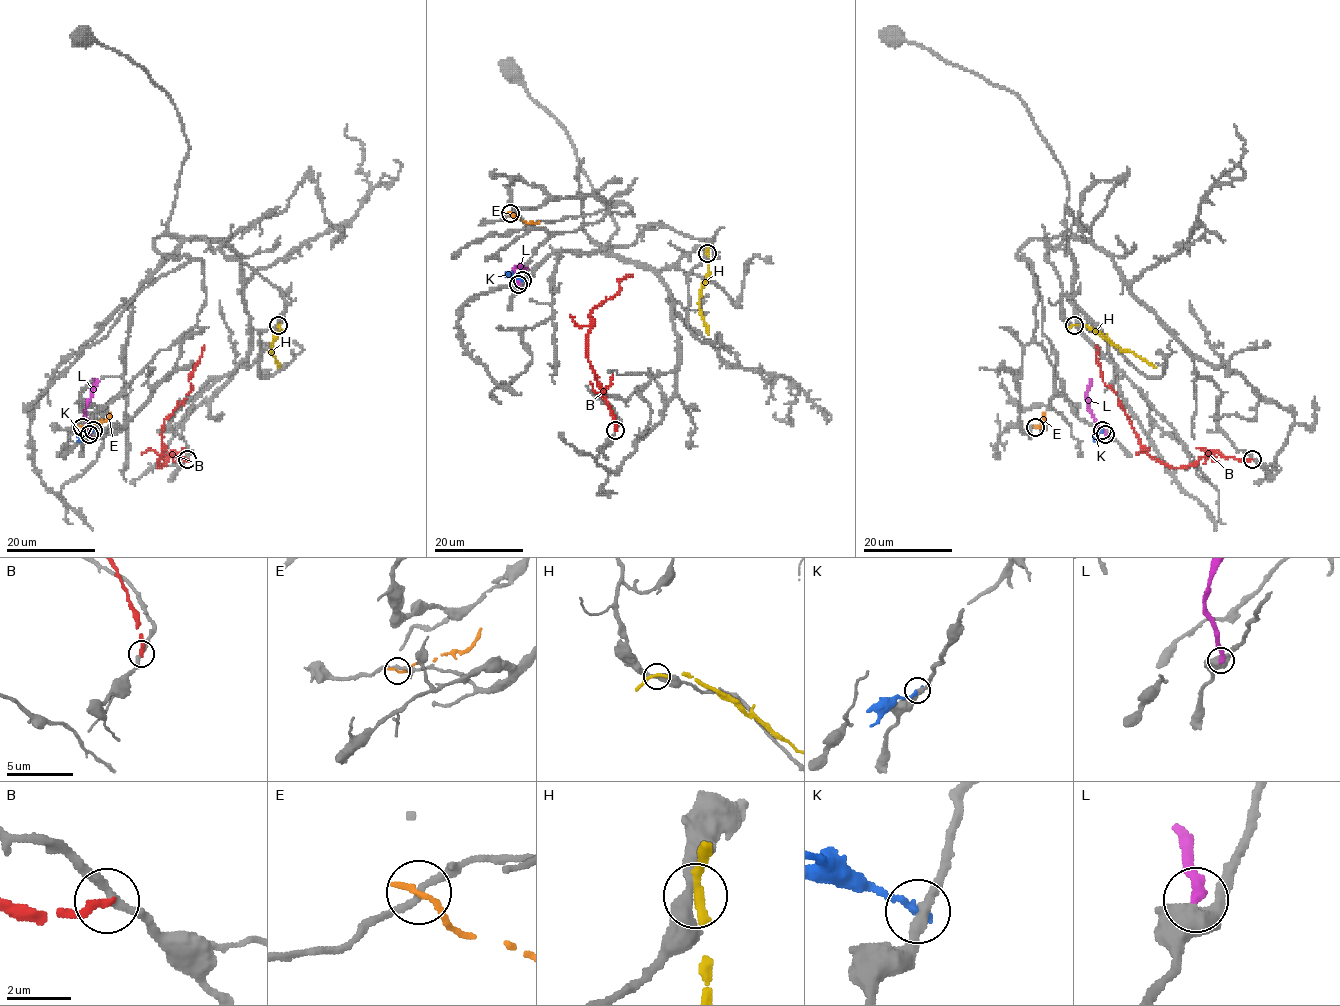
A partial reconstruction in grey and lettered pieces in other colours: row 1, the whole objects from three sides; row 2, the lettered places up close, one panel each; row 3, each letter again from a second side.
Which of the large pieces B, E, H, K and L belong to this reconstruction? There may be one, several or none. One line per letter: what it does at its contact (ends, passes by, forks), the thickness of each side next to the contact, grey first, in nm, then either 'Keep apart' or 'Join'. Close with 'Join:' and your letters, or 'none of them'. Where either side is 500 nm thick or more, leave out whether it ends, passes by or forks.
B: It ends there. Thickness 280 nm (grey) against 300 nm. Keep apart
E: It ends there. Thickness 240 nm (grey) against 240 nm. Keep apart
H: It ends there. Thickness 400 nm (grey) against 360 nm. Keep apart
K: It ends there. Thickness 300 nm (grey) against 240 nm. Keep apart
L: Thickness 550 nm (grey) against 360 nm. Keep apart
Join: none of them

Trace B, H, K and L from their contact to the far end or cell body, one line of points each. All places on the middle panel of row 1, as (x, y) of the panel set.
B: (615, 430), (614, 416), (587, 356), (587, 335), (592, 309), (620, 290), (618, 280), (633, 275)
H: (707, 252), (708, 277), (699, 308), (708, 334)
K: (521, 280), (506, 271)
L: (518, 284), (512, 269), (519, 265), (524, 269)

